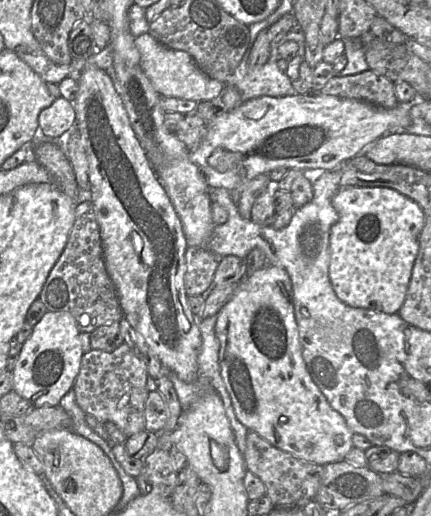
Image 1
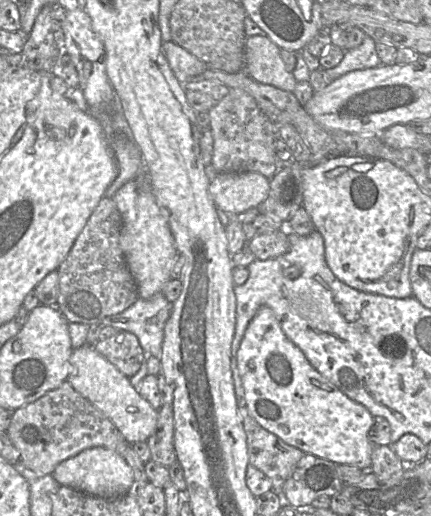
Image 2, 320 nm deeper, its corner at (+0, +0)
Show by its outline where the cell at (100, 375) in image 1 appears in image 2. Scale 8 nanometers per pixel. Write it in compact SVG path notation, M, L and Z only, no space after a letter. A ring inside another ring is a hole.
M118 330L113 336L97 341L95 350L129 379L141 368L145 351L131 332Z

